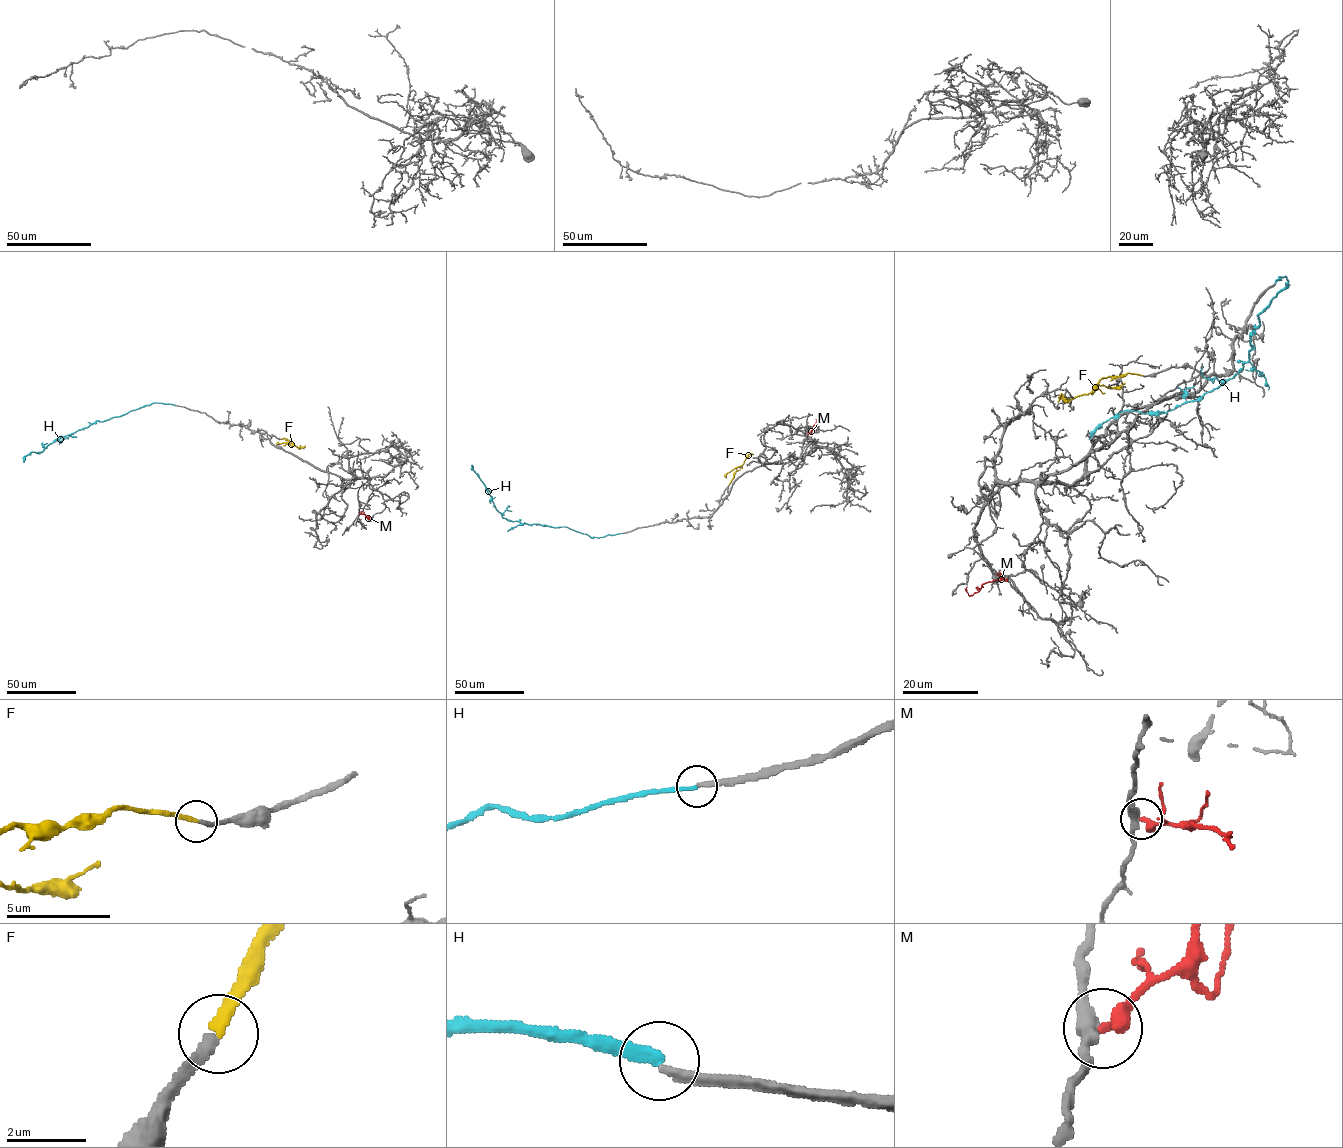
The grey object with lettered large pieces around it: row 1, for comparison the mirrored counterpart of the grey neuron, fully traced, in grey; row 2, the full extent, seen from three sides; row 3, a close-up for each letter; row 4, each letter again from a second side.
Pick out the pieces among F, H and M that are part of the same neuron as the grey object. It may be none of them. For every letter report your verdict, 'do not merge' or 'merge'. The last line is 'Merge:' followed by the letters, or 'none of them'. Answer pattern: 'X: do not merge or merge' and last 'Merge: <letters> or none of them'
F: merge
H: do not merge
M: do not merge
Merge: F

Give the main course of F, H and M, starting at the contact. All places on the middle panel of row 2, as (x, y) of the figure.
F: (729, 484), (736, 468), (748, 454), (753, 454)
H: (622, 533), (591, 537), (566, 527), (508, 520), (496, 509), (472, 465)
M: (807, 435), (817, 420)

